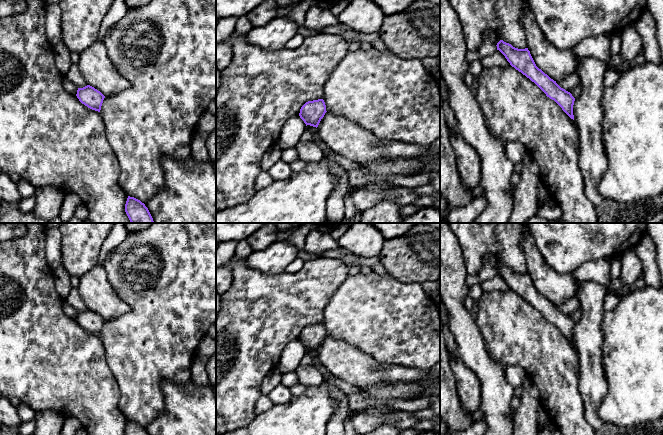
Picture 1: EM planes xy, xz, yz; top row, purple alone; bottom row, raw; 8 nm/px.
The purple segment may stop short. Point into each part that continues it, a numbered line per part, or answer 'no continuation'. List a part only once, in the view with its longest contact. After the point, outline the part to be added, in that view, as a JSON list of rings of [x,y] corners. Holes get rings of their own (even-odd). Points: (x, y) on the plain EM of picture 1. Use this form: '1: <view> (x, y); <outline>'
no continuation

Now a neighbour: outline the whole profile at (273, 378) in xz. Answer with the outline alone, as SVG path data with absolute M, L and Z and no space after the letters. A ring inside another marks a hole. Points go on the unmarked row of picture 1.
M276 367L272 369L263 379L261 384L261 392L263 395L268 395L268 393L281 383L282 373Z

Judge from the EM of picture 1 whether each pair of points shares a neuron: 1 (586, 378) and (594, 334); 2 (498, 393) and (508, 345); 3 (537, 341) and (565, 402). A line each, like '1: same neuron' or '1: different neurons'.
1: same neuron
2: different neurons
3: same neuron

